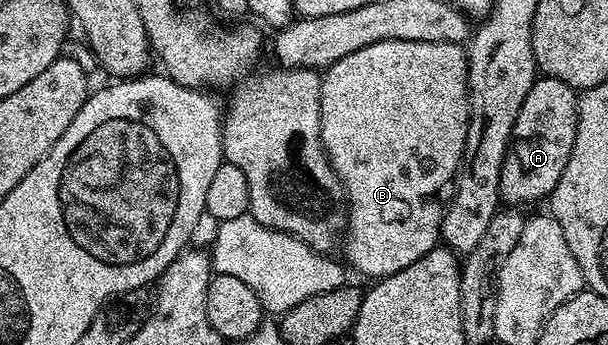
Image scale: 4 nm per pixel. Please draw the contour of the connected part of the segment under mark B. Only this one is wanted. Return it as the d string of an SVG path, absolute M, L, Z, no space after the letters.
M387 40L379 44L371 44L367 48L359 48L359 52L351 52L351 56L343 56L343 60L339 60L324 71L321 80L321 143L325 146L325 154L329 158L331 168L345 186L349 212L343 235L343 250L345 246L344 261L349 266L353 265L361 274L370 274L370 279L380 280L388 274L394 274L415 264L415 260L419 260L438 245L441 236L441 217L445 215L445 206L437 201L440 200L441 193L445 189L446 193L456 179L457 170L461 166L461 157L465 151L468 123L469 56L466 47L456 42Z

